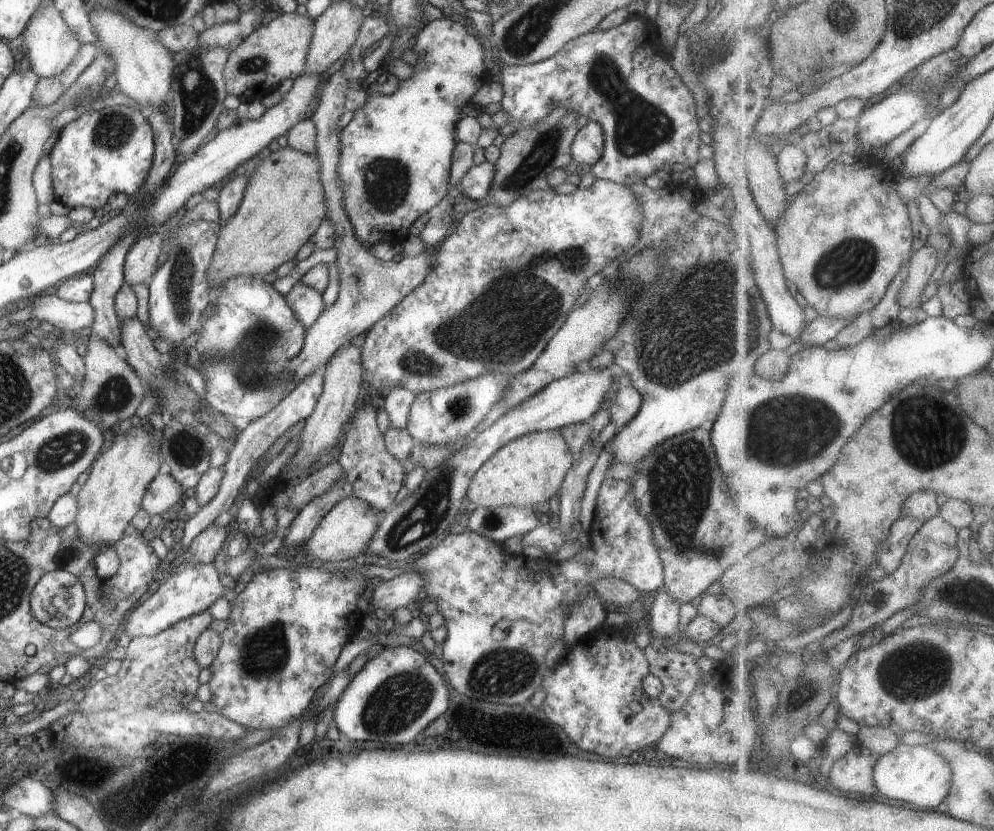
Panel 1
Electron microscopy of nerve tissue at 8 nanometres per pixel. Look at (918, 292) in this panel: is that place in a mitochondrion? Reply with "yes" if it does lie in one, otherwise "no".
no

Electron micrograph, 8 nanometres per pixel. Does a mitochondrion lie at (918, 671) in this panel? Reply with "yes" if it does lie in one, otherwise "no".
yes

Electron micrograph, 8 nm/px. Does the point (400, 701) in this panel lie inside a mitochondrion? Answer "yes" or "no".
yes

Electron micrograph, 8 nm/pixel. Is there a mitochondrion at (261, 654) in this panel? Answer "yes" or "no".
yes

